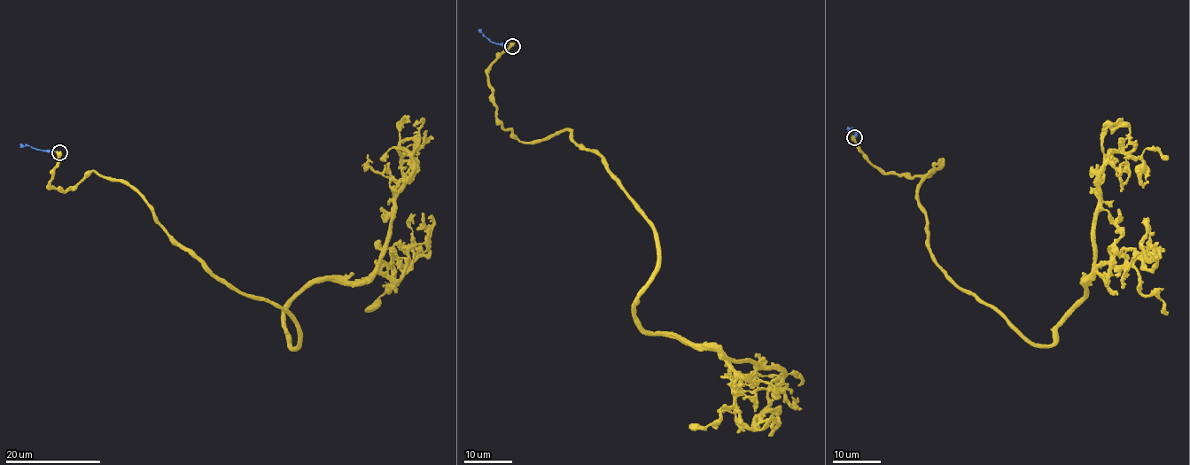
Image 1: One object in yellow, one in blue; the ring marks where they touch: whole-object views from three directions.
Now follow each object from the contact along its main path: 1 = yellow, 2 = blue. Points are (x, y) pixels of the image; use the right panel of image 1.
1: (855, 137), (885, 172), (943, 160), (917, 196), (928, 250), (1041, 344), (1085, 292), (1104, 158), (1148, 182)
2: (855, 137), (857, 133), (847, 127)

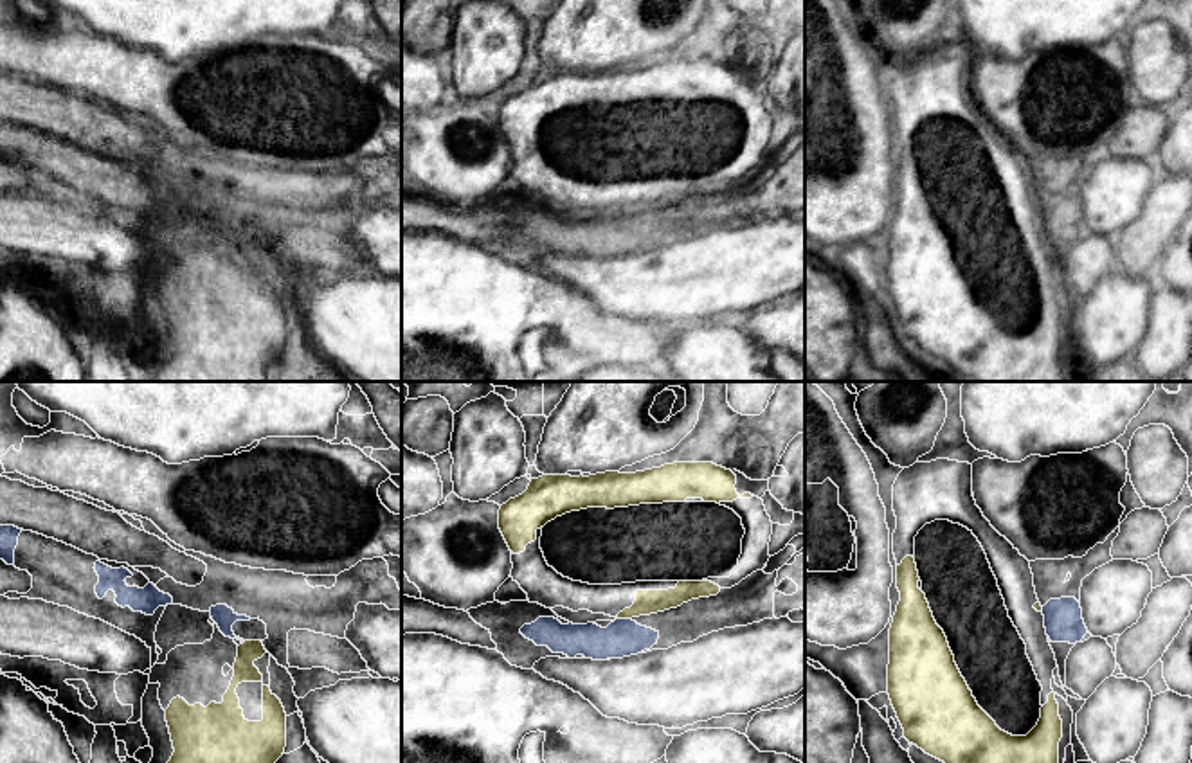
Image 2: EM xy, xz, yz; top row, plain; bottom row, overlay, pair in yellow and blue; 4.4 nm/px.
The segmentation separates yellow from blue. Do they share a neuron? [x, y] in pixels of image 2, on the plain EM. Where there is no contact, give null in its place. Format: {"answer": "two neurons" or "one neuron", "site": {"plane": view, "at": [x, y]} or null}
{"answer": "two neurons", "site": {"plane": "xz", "at": [625, 215]}}

